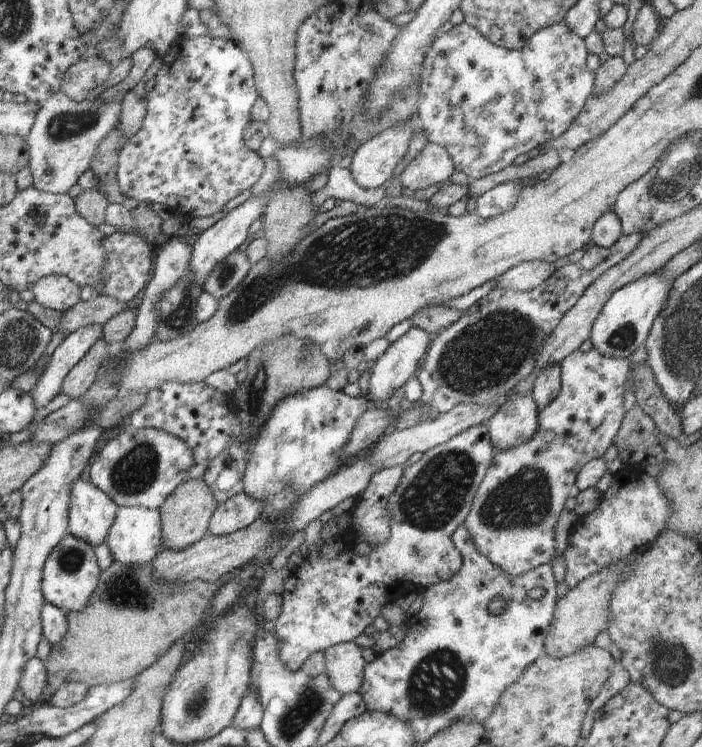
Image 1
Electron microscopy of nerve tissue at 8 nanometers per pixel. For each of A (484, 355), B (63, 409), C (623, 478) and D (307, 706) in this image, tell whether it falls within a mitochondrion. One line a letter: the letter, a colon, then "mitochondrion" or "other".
A: mitochondrion
B: other
C: other
D: mitochondrion

